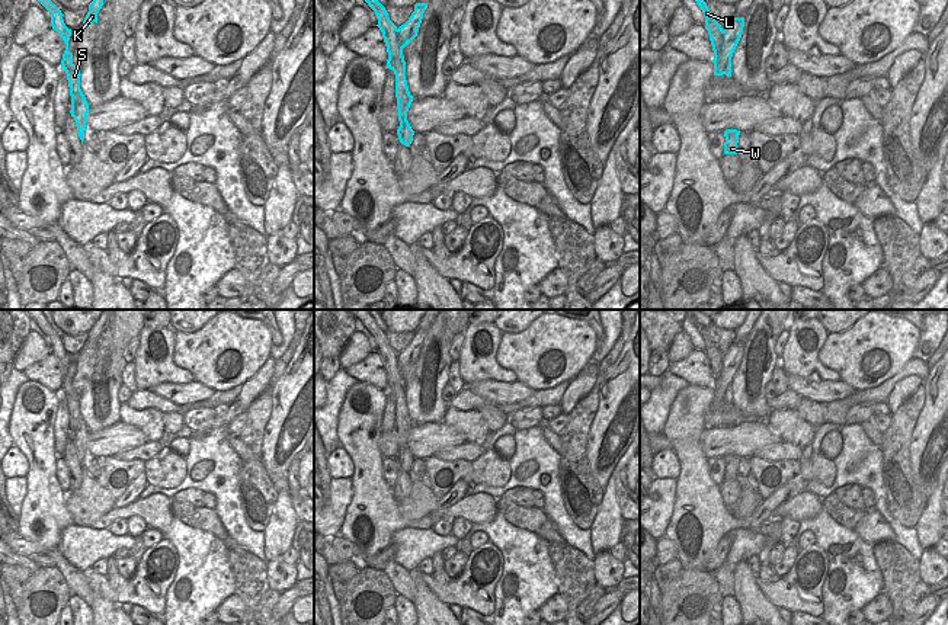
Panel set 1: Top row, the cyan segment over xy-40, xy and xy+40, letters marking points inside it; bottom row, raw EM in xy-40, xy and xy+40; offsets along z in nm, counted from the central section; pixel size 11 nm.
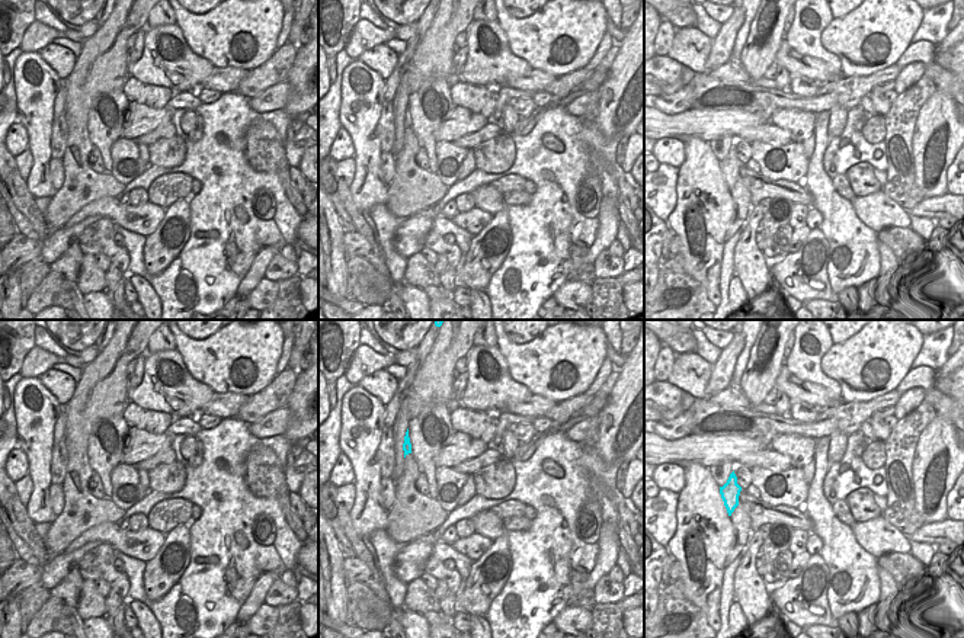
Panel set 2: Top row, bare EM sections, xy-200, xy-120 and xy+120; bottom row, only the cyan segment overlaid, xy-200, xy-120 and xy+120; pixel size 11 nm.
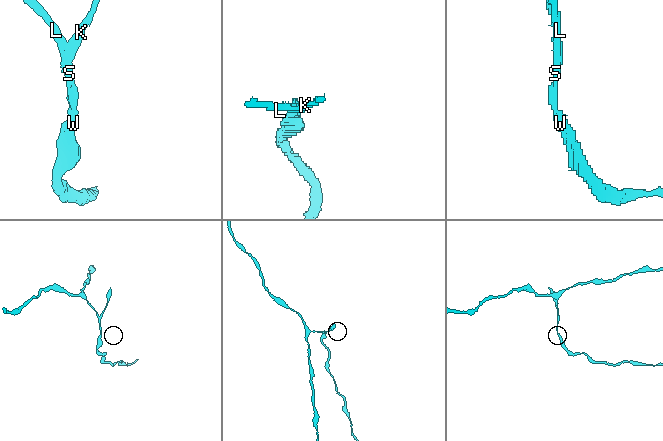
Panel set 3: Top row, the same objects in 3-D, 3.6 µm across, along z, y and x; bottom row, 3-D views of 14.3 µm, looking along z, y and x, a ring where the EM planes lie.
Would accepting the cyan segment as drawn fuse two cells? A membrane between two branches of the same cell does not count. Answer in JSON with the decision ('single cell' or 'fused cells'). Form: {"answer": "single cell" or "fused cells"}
{"answer": "fused cells"}

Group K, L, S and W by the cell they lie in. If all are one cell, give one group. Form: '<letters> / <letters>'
K / L S W

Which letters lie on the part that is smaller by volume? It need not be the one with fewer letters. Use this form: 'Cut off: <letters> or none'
Cut off: K

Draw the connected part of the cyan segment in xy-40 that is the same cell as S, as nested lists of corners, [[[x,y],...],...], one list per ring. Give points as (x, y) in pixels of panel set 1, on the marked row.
[[[38,0],[49,13],[51,13],[51,26],[54,31],[60,33],[65,44],[65,51],[61,60],[61,68],[65,68],[70,96],[71,96],[71,116],[76,121],[77,134],[84,141],[84,131],[87,124],[89,103],[80,89],[80,71],[73,64],[73,52],[68,51],[68,41],[71,36],[71,29],[68,29],[64,23],[61,10],[51,0]]]

